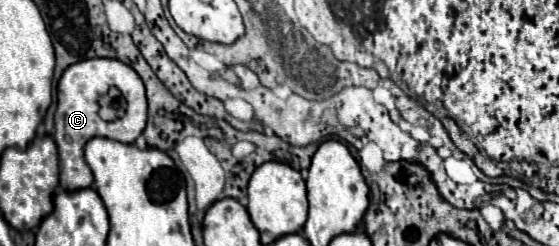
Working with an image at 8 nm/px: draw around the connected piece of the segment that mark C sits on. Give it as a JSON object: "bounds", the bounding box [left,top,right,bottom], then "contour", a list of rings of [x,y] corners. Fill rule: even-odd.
{"bounds":[54,58,146,192],"contour":[[[94,58],[94,60],[76,62],[68,70],[64,70],[64,74],[58,82],[58,108],[54,114],[54,122],[56,122],[54,142],[56,142],[58,154],[60,154],[60,188],[68,190],[68,192],[80,190],[80,188],[90,188],[94,178],[92,178],[90,166],[84,160],[86,142],[94,136],[106,136],[110,140],[132,144],[146,128],[144,84],[142,84],[140,76],[120,60]],[[110,86],[116,86],[122,92],[122,96],[126,98],[126,114],[122,116],[122,120],[104,122],[98,116],[98,110],[100,110],[98,98],[104,96],[110,90]]]}

